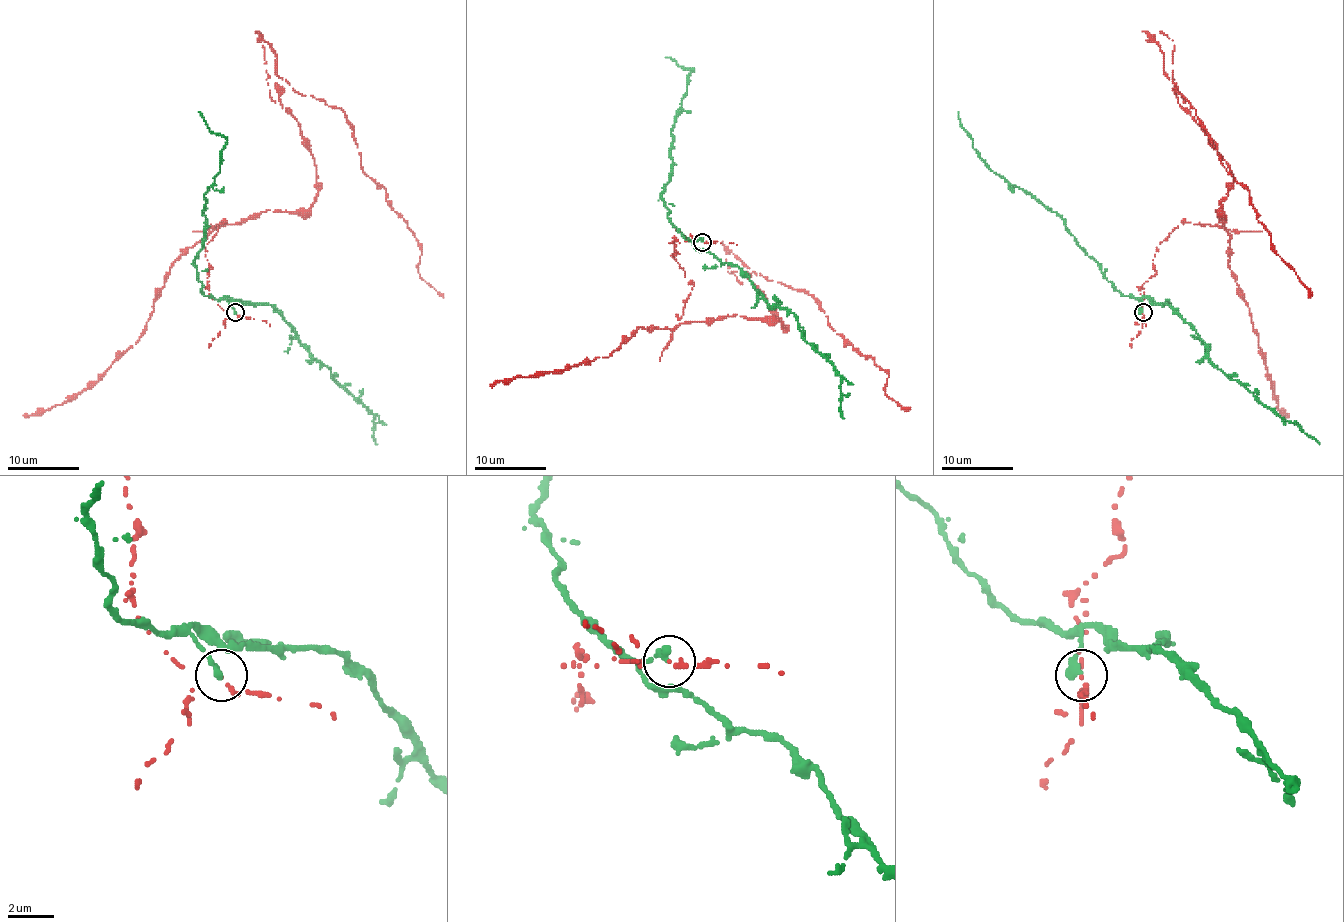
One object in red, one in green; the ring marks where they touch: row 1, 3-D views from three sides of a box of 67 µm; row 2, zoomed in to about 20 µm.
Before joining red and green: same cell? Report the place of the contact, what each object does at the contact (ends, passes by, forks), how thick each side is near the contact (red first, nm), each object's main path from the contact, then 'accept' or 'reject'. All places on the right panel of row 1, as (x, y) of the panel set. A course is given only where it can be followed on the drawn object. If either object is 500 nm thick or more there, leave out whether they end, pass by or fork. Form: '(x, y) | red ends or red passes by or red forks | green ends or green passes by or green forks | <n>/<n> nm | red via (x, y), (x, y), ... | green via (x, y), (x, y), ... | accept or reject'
(1143, 312) | red ends | green ends | 90/380 nm | red via (1142, 312), (1156, 247), (1187, 222), (1224, 228), (1215, 210), (1233, 183), (1174, 85), (1310, 297) | green via (1142, 312), (1142, 299), (1117, 290), (1055, 212), (992, 170), (972, 147), (958, 112) | reject

